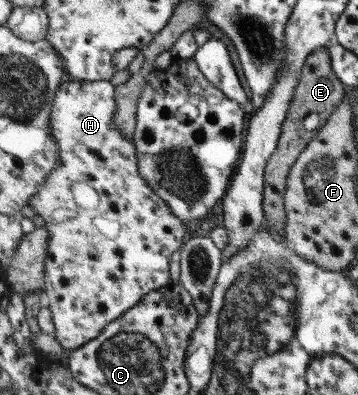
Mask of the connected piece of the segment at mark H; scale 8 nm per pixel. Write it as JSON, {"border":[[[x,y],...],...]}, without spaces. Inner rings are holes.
{"border":[[[68,78],[67,81],[62,83],[60,89],[57,90],[50,117],[53,135],[60,147],[60,163],[59,166],[53,168],[53,171],[48,175],[44,184],[40,185],[38,194],[28,203],[28,205],[32,205],[34,211],[45,221],[45,227],[50,233],[49,255],[46,261],[45,291],[43,294],[46,306],[53,313],[53,320],[56,326],[56,340],[66,351],[82,348],[92,339],[99,337],[99,335],[104,333],[105,327],[108,327],[109,324],[116,321],[121,315],[127,313],[127,311],[132,310],[132,307],[135,307],[145,295],[156,290],[161,290],[170,282],[174,281],[170,269],[171,258],[175,252],[182,249],[187,241],[187,235],[189,235],[187,233],[187,225],[185,225],[186,221],[181,221],[178,215],[172,213],[172,209],[168,206],[168,203],[164,199],[161,199],[156,194],[156,191],[153,191],[153,188],[148,184],[148,179],[145,179],[144,175],[141,175],[140,164],[137,159],[137,146],[134,144],[133,137],[128,137],[128,135],[124,134],[124,131],[120,131],[120,127],[116,127],[116,123],[113,121],[116,109],[116,86],[110,80],[83,82],[82,80]],[[75,181],[89,181],[101,193],[103,203],[101,203],[101,207],[97,211],[87,211],[87,209],[83,209],[83,207],[77,205],[77,201],[75,201],[75,197],[71,193],[71,185]]]}

